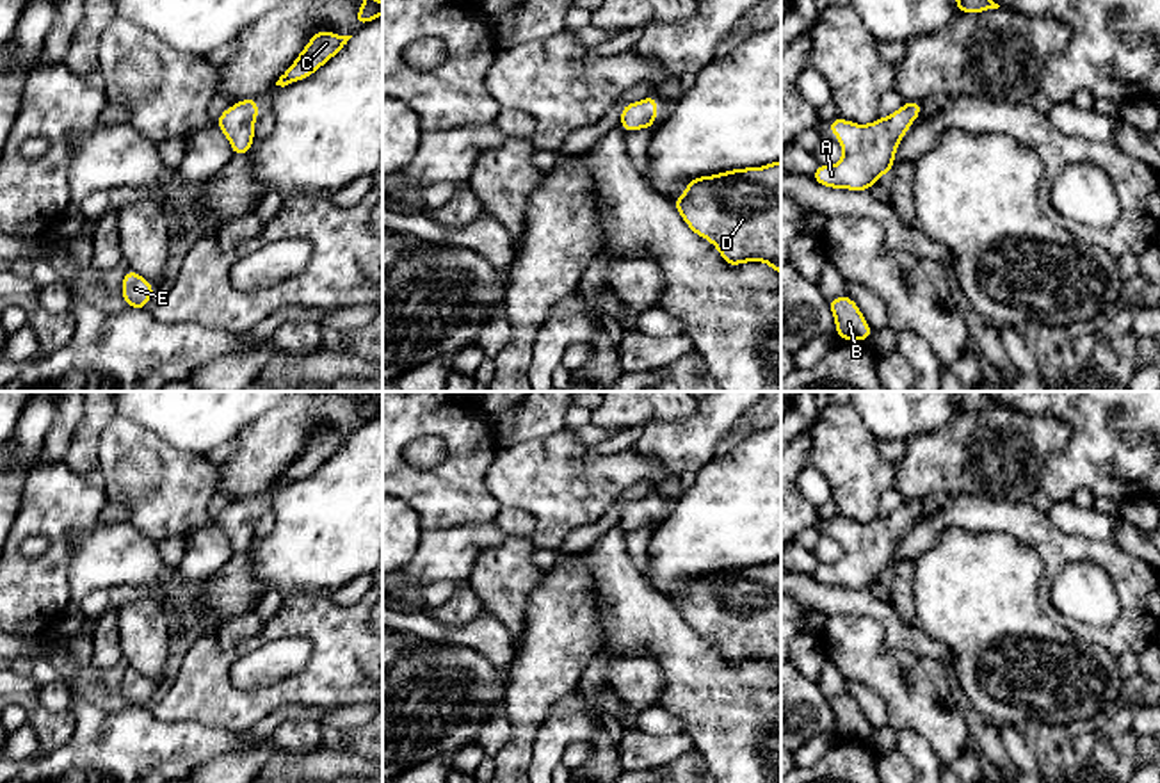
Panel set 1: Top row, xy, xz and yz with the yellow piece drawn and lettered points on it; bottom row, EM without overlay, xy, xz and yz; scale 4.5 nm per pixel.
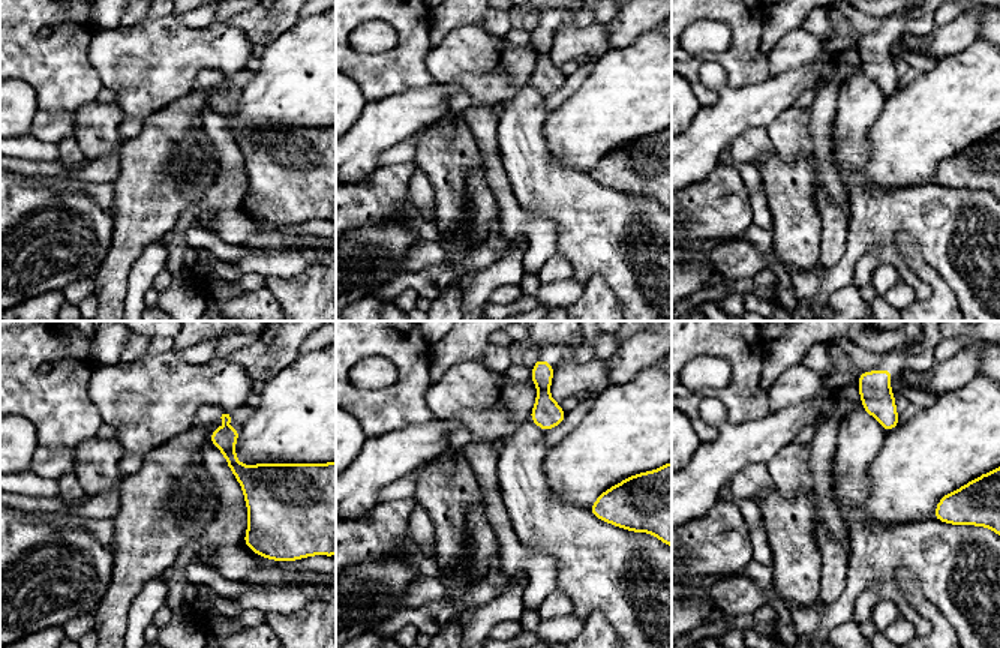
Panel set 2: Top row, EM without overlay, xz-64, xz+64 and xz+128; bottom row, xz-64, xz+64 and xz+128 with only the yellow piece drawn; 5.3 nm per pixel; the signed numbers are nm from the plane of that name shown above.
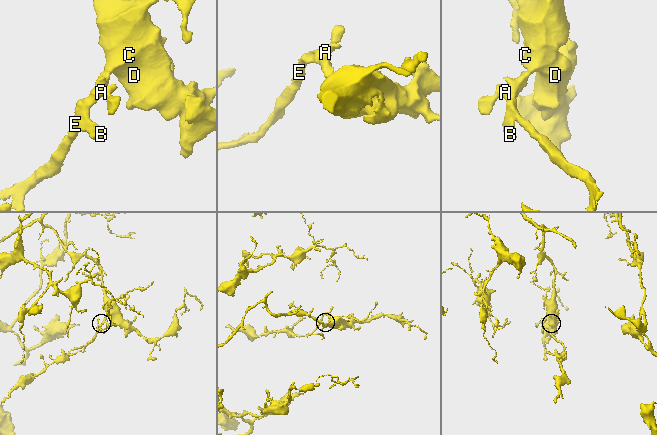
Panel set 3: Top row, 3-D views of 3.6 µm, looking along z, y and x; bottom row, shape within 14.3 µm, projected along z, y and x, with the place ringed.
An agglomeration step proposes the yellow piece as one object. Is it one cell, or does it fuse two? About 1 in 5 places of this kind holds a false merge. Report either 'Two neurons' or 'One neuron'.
One neuron

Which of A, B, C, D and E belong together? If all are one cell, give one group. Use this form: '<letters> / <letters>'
A B C D E

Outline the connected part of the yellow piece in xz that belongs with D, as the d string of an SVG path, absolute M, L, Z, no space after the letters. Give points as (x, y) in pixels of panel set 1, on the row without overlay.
M781 559L694 577L673 601L729 666L765 660L781 673Z

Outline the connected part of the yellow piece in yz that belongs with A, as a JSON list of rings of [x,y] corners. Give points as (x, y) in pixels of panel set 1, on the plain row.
[[[906,500],[888,516],[870,523],[856,523],[843,516],[826,521],[838,534],[843,557],[834,564],[818,562],[811,577],[831,587],[870,589],[879,575],[891,569],[897,545],[920,513],[922,502]]]

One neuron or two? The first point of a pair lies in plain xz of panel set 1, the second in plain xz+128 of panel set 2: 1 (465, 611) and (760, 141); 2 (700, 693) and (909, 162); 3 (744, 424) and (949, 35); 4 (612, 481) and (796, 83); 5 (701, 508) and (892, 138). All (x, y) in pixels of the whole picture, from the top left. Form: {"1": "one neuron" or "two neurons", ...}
{"1": "two neurons", "2": "two neurons", "3": "one neuron", "4": "two neurons", "5": "one neuron"}

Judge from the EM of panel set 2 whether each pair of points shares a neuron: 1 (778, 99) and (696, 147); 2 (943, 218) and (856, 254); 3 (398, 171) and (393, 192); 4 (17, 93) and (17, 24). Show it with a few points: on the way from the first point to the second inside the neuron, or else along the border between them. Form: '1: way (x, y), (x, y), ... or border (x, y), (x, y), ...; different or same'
1: way (757, 111), (729, 117), (717, 126); same
2: way (921, 218), (889, 218), (876, 231); same
3: way (398, 176), (393, 180), (393, 188); same
4: border (15, 78), (33, 89), (39, 107); different

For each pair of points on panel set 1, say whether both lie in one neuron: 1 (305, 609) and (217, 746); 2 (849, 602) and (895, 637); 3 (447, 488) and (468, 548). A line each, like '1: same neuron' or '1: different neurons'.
1: different neurons
2: same neuron
3: different neurons

